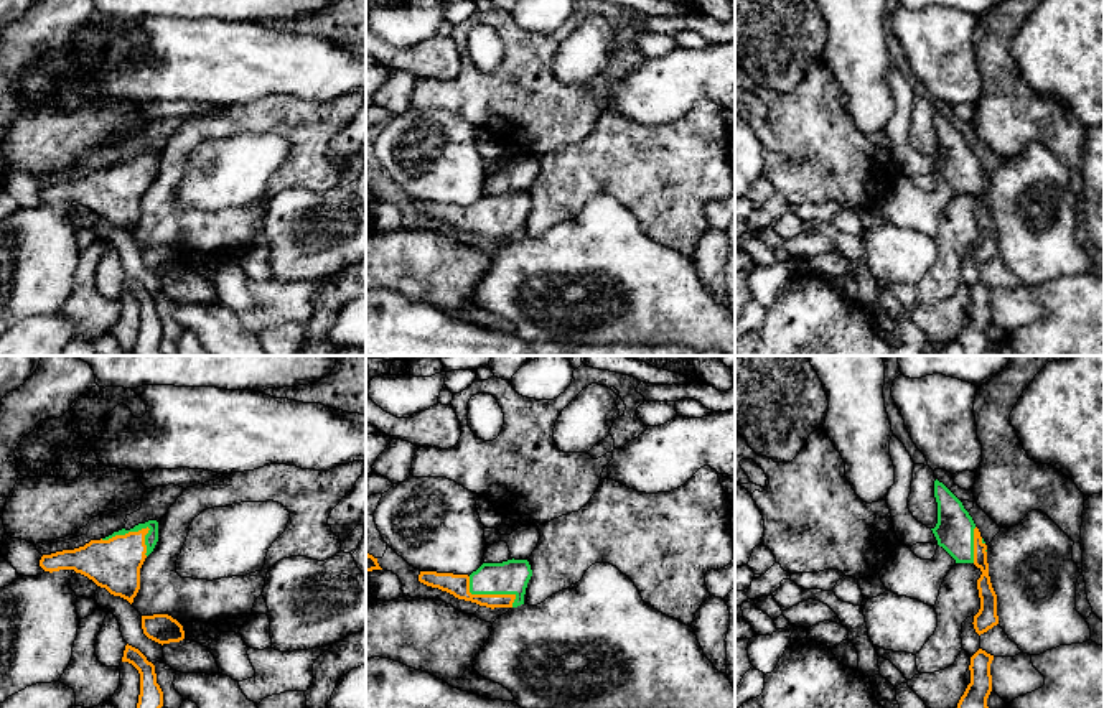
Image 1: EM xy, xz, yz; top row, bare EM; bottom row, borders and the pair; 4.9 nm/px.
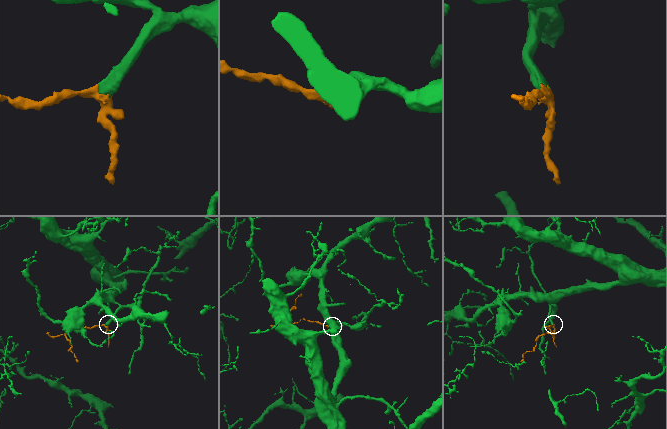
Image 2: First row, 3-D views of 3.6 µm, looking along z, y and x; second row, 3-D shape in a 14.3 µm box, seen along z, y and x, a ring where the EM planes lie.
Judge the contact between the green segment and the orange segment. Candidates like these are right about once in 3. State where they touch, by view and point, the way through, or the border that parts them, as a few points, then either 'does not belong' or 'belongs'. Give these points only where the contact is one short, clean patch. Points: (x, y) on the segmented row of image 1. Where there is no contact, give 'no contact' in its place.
meets green in xy at (126, 532); runs through xy (152, 537), (145, 529), (126, 532), (126, 550), (114, 563); belongs

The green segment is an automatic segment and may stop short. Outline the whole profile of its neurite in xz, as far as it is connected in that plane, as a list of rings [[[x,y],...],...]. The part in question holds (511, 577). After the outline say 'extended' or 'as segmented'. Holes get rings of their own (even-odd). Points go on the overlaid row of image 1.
[[[508,560],[503,563],[483,563],[468,575],[420,571],[419,581],[486,608],[517,608],[524,604],[524,594],[532,570],[527,560]]]; extended

